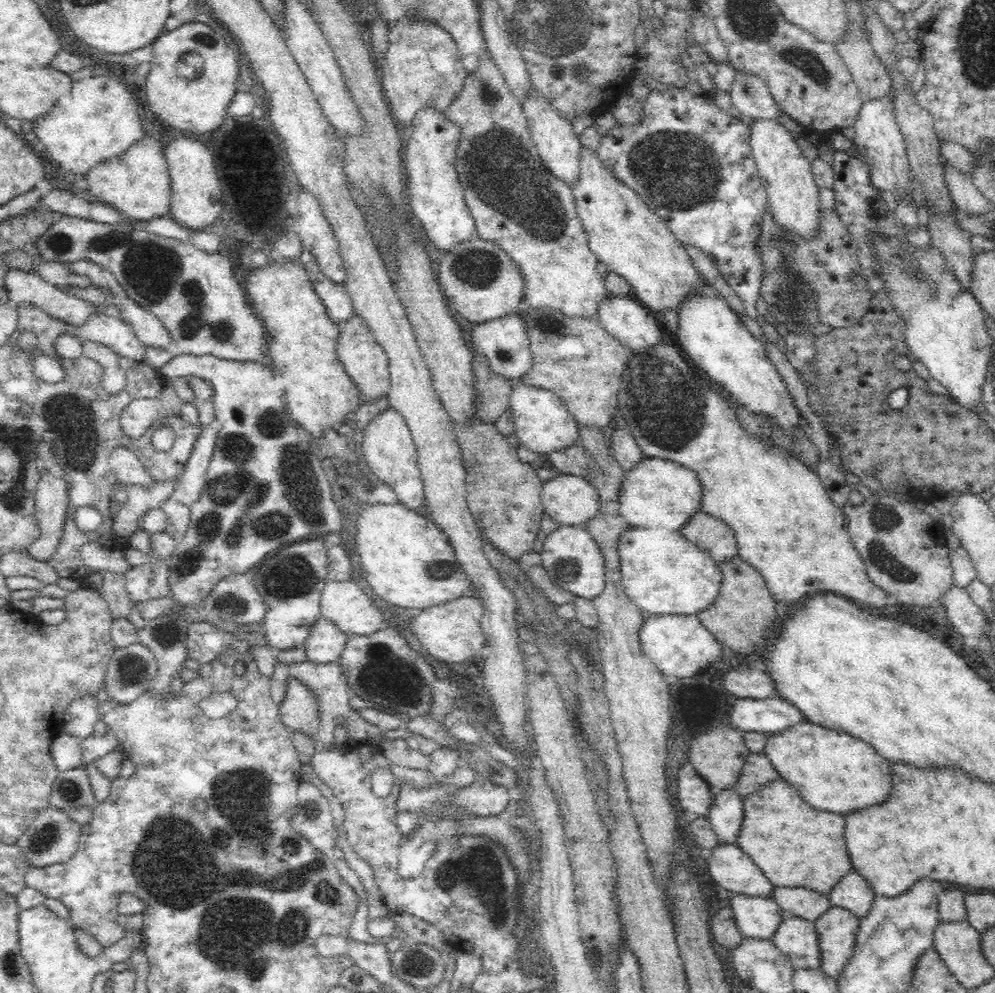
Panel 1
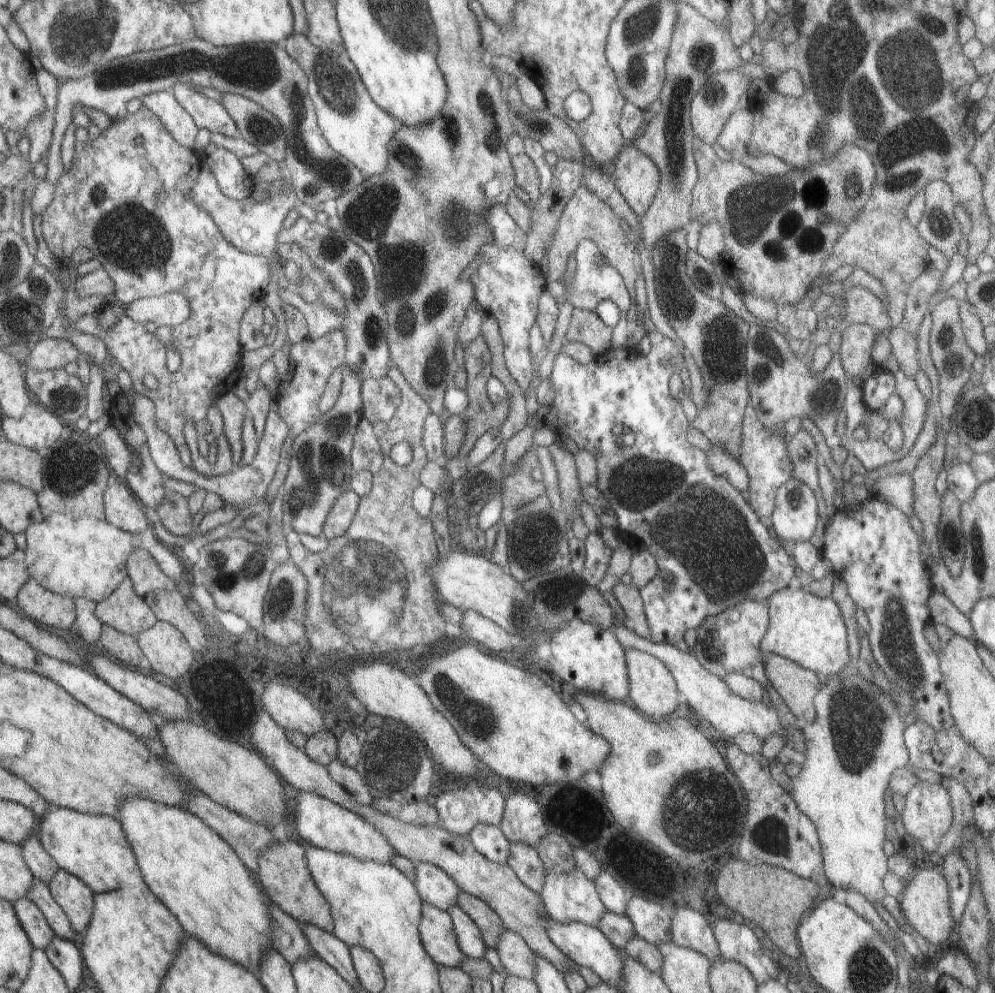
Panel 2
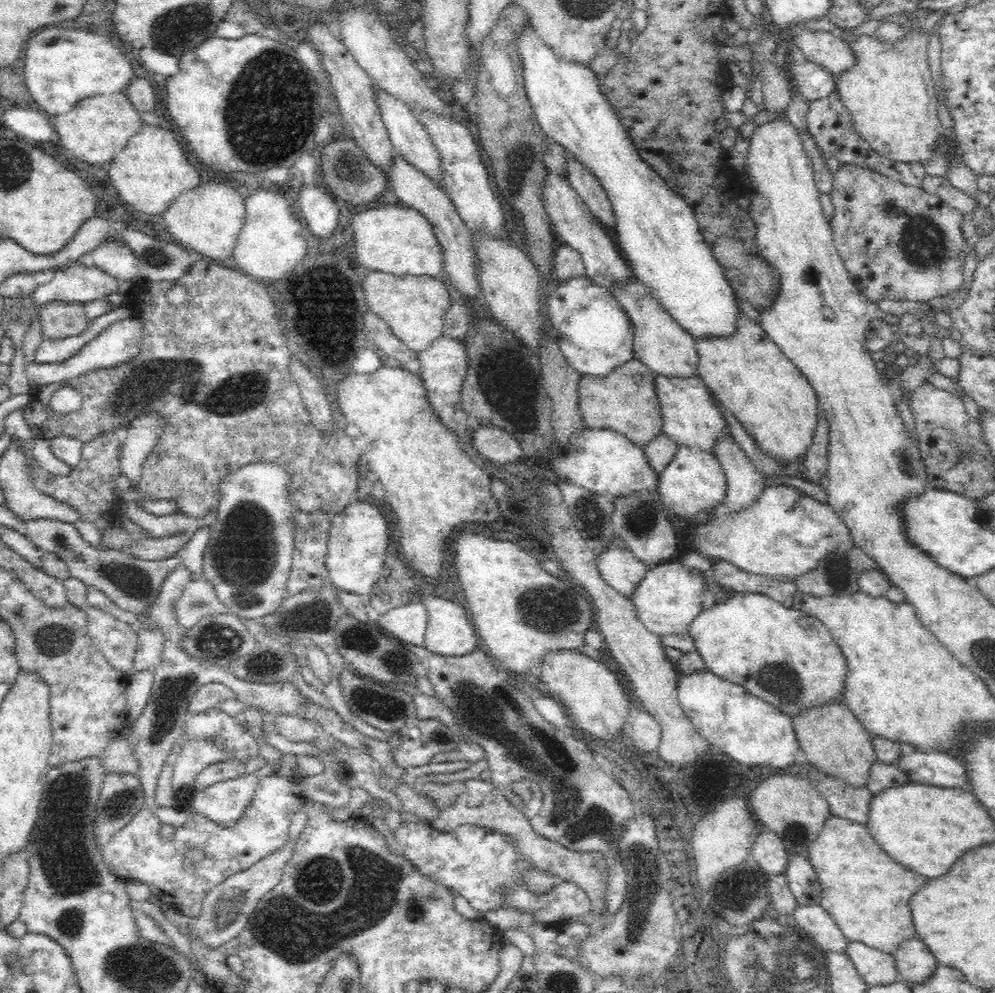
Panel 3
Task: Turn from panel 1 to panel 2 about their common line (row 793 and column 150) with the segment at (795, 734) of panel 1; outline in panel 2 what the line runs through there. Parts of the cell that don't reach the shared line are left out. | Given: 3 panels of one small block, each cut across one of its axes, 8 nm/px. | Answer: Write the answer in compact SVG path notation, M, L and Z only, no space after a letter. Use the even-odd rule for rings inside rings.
M127 798L119 820L139 856L147 884L179 916L187 934L259 976L263 960L275 948L271 896L253 878L239 852L201 816L183 806Z

